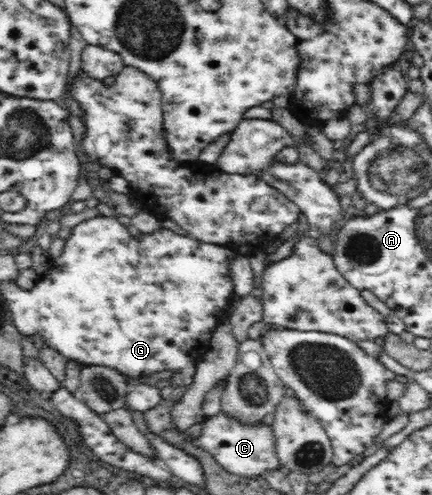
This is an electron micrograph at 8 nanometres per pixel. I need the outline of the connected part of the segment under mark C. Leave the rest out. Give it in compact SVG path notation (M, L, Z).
M223 411L214 416L205 416L202 425L201 435L194 439L195 445L210 452L228 472L254 478L256 475L263 476L267 470L280 468L281 464L275 451L274 433L270 425L262 422L242 424Z

